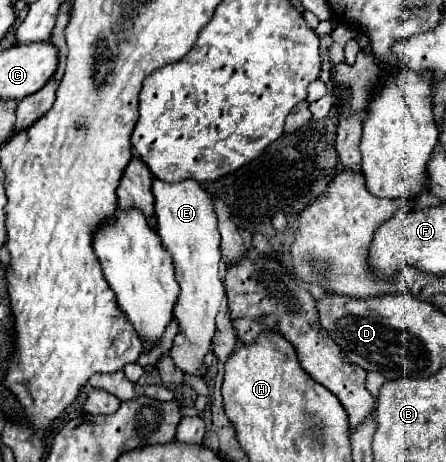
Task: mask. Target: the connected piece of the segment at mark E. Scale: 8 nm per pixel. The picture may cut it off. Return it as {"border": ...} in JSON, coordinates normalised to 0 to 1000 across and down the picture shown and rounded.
{"border":[[[343,390],[348,459],[352,459],[352,506],[383,545],[392,567],[392,602],[401,610],[401,641],[388,667],[388,688],[401,697],[401,719],[388,732],[383,775],[419,810],[451,814],[455,771],[473,762],[478,723],[487,714],[482,684],[504,645],[504,619],[491,597],[496,545],[491,545],[491,498],[478,459],[478,429],[437,394],[410,390],[397,398]]]}

